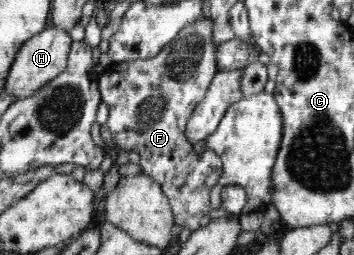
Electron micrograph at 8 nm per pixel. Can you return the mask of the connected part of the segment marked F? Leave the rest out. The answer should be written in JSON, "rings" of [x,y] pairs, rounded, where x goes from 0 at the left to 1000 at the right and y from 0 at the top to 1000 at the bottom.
{"rings":[[[565,71],[531,102],[520,102],[514,118],[489,149],[486,161],[475,165],[469,180],[441,216],[435,227],[421,227],[412,235],[384,231],[362,243],[336,243],[316,251],[311,263],[299,267],[288,290],[280,290],[277,349],[285,361],[285,388],[299,400],[308,416],[308,451],[302,463],[299,494],[311,506],[316,522],[316,549],[325,565],[339,573],[345,588],[356,596],[390,596],[395,604],[395,655],[401,655],[401,686],[412,686],[429,698],[429,710],[446,718],[458,729],[458,757],[475,773],[480,788],[480,812],[486,812],[486,835],[492,839],[494,878],[517,886],[520,898],[537,906],[554,906],[576,886],[585,886],[596,867],[593,827],[599,827],[593,761],[605,725],[613,722],[613,710],[624,698],[627,686],[627,651],[621,651],[621,620],[599,620],[599,604],[576,604],[576,620],[565,620],[565,604],[548,596],[542,584],[542,561],[528,545],[523,529],[523,510],[528,498],[528,478],[542,455],[545,431],[554,424],[554,412],[576,384],[585,345],[593,337],[605,294],[619,282],[613,275],[613,220],[610,196],[613,180],[602,169],[596,145],[596,110],[599,82],[596,71],[576,75]]]}

